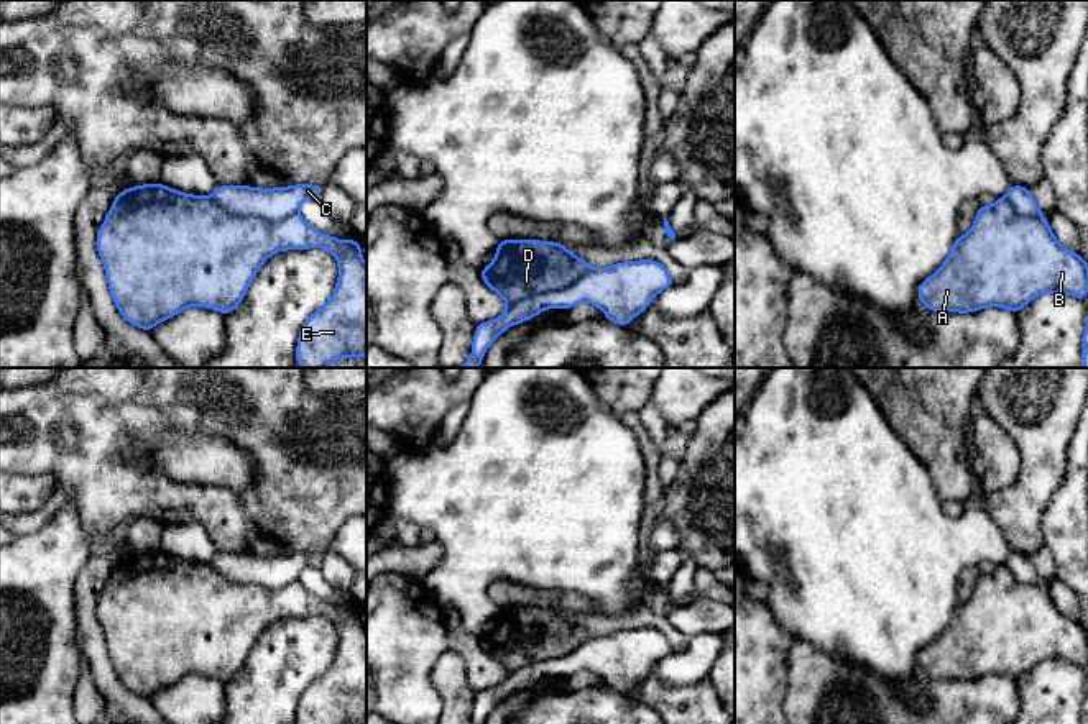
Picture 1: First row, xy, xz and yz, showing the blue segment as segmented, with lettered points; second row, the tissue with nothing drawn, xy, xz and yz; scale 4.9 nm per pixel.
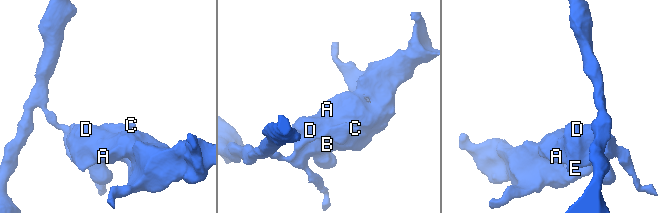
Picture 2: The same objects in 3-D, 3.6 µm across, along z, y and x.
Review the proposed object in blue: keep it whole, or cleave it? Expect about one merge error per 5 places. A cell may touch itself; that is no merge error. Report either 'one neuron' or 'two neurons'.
two neurons

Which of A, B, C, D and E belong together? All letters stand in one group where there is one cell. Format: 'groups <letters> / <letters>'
groups A B D E / C

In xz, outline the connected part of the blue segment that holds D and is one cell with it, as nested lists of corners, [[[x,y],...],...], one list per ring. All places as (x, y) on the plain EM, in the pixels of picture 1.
[[[500,607],[495,627],[482,639],[482,648],[508,673],[562,658],[593,635],[564,611],[541,607]]]

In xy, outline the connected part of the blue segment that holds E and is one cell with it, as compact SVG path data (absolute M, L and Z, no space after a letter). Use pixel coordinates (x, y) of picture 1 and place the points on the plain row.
M161 550L122 558L100 593L97 621L122 685L150 699L189 675L235 678L263 630L278 619L322 616L339 634L334 662L301 694L296 724L367 724L367 630L360 607L342 609L311 594L299 581L279 589L233 583L210 563L192 563Z

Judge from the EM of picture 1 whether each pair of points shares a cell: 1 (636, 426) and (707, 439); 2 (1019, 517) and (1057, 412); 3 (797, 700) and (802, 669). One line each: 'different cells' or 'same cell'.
1: different cells
2: same cell
3: same cell

